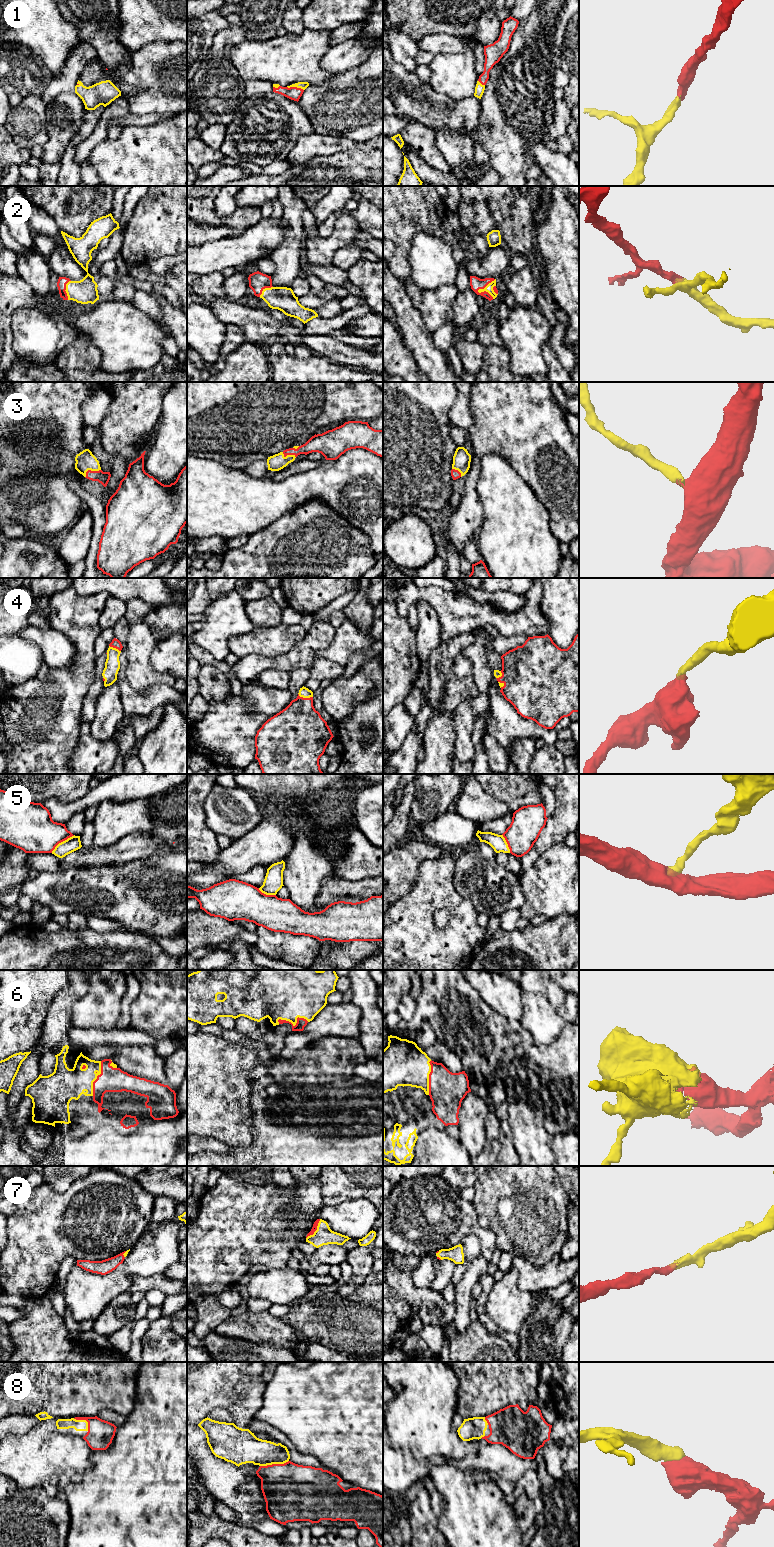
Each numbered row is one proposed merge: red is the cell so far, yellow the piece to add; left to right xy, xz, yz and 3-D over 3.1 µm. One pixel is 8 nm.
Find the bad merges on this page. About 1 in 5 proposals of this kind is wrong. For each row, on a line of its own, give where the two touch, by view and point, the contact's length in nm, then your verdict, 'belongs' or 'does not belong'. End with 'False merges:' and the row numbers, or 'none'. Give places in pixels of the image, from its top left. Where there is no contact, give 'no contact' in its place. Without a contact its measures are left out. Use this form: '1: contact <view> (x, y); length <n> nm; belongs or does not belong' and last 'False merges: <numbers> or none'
1: contact xz (295, 87); length 140 nm; belongs
2: contact yz (486, 285); length 180 nm; belongs
3: contact xy (90, 470); length 140 nm; belongs
4: contact xz (305, 698); length 120 nm; belongs
5: contact xy (62, 841); length 240 nm; does not belong
6: contact xz (296, 1024); length 260 nm; belongs
7: contact xz (316, 1229); length 200 nm; belongs
8: contact xz (274, 1464); length 240 nm; belongs
False merges: 5

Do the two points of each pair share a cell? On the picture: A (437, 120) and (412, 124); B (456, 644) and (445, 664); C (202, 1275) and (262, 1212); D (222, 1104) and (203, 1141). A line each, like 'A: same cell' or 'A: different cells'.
A: different cells
B: same cell
C: same cell
D: different cells

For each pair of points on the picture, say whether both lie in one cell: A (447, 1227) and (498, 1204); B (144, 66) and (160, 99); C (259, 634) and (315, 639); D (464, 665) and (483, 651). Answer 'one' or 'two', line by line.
A: two
B: one
C: two
D: two

